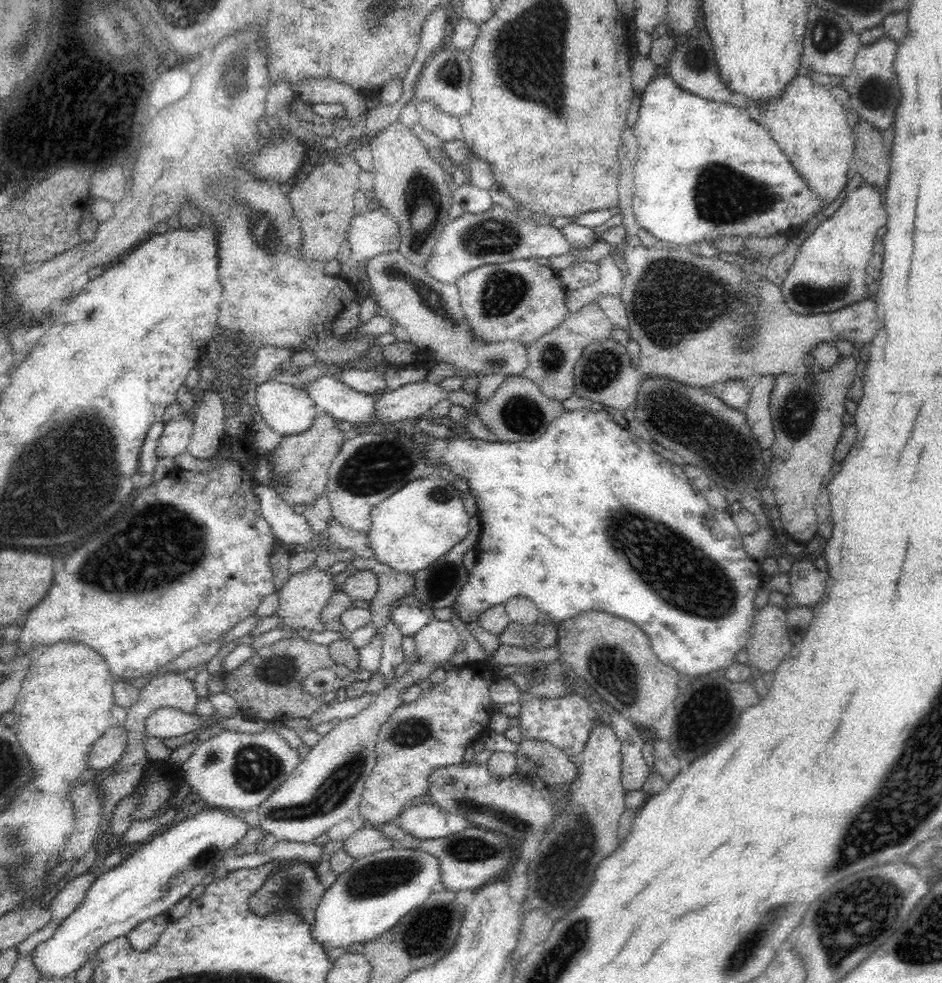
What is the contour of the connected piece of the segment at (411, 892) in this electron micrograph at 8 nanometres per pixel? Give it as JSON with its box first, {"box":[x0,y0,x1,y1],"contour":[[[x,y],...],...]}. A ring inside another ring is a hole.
{"box":[310,848,440,957],"contour":[[[392,848],[356,859],[346,872],[336,875],[334,883],[322,895],[310,928],[312,941],[334,957],[344,952],[359,951],[364,944],[379,939],[380,935],[398,924],[408,912],[426,902],[428,895],[439,888],[438,882],[440,882],[438,861],[436,857],[424,851]]]}

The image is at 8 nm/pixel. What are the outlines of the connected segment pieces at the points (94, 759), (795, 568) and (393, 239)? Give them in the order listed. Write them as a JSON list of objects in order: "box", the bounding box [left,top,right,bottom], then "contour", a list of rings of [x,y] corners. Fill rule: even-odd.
[{"box":[87,724,127,771],"contour":[[[124,724],[112,726],[96,741],[87,756],[88,767],[104,771],[110,769],[122,758],[127,745],[127,730]]]},{"box":[788,559,829,607],"contour":[[[814,559],[791,564],[788,579],[791,595],[800,607],[813,607],[820,602],[827,587],[829,575],[814,566]]]},{"box":[345,208,400,266],"contour":[[[382,208],[366,209],[354,215],[345,237],[350,249],[348,259],[355,266],[375,256],[397,250],[400,244],[398,223]]]}]

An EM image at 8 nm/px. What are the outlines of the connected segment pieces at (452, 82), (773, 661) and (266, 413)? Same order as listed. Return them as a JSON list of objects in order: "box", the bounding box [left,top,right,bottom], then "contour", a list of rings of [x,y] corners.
[{"box":[413,44,472,119],"contour":[[[446,44],[436,54],[426,61],[415,81],[413,101],[415,103],[434,103],[436,109],[459,119],[468,113],[472,106],[472,98],[468,84],[470,84],[470,63],[468,52],[454,49]]]},{"box":[747,604,795,672],"contour":[[[767,604],[755,613],[755,625],[747,647],[749,662],[759,672],[775,672],[795,640],[787,627],[787,615],[778,606]]]},{"box":[254,378,318,437],"contour":[[[270,378],[257,384],[254,392],[264,422],[282,437],[301,434],[313,424],[318,410],[302,389]]]}]

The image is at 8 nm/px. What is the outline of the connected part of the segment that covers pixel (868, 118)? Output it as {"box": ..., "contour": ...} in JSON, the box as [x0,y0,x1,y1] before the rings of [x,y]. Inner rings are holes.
{"box":[840,36,902,132],"contour":[[[888,36],[862,46],[857,52],[852,70],[840,83],[850,95],[850,108],[858,114],[862,123],[870,123],[880,132],[893,126],[896,109],[902,99],[902,90],[894,68],[898,46]]]}

